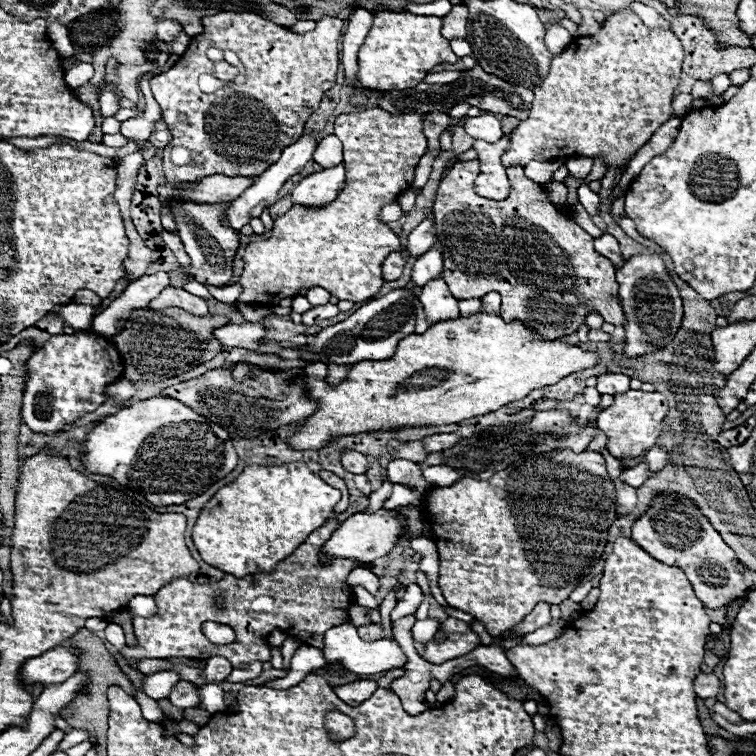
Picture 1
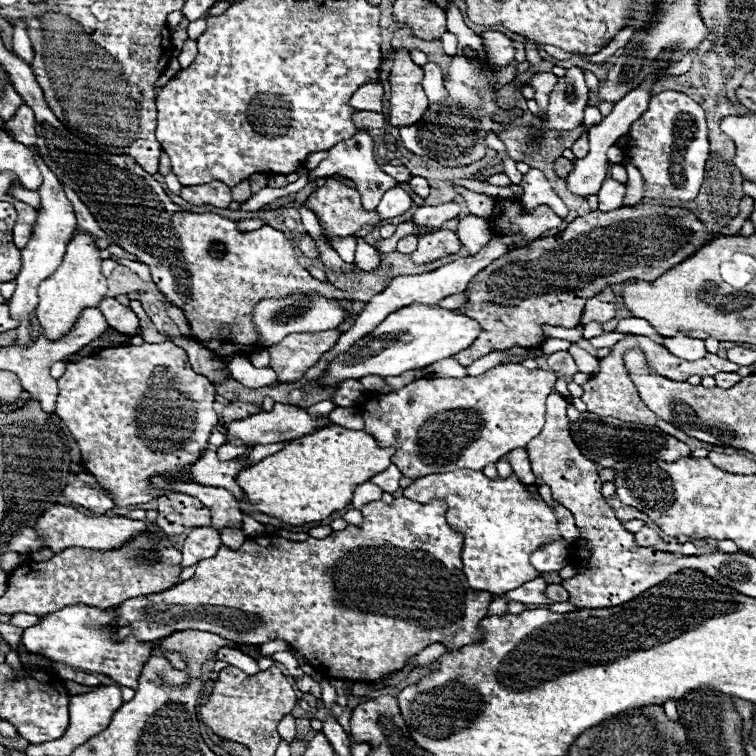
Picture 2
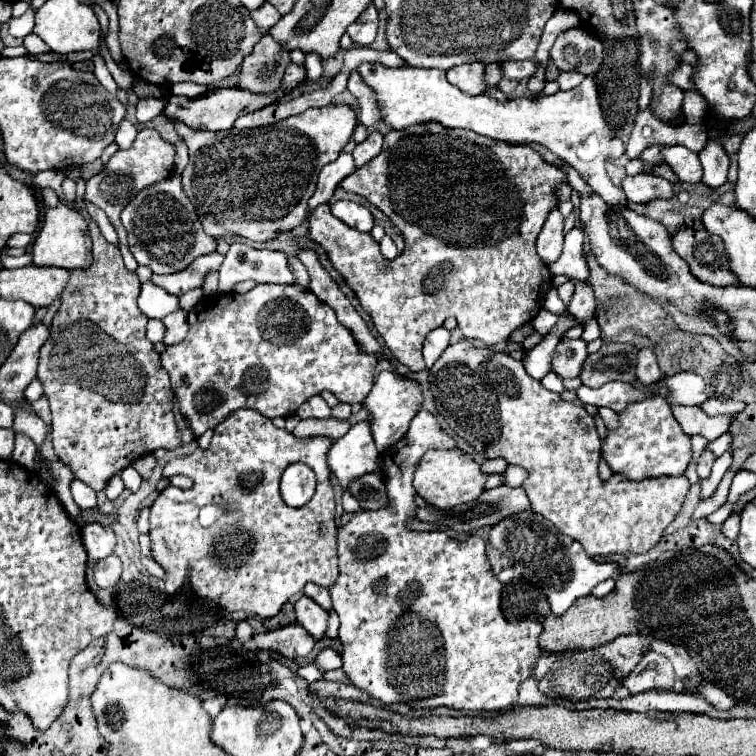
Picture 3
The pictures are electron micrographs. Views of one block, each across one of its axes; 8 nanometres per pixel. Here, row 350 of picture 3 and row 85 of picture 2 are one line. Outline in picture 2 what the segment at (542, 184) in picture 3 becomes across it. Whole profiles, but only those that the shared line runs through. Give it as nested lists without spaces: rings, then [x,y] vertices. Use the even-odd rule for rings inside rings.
[[[398,50],[390,72],[390,126],[410,126],[422,118],[428,98],[422,90],[422,68],[410,60],[410,52]]]

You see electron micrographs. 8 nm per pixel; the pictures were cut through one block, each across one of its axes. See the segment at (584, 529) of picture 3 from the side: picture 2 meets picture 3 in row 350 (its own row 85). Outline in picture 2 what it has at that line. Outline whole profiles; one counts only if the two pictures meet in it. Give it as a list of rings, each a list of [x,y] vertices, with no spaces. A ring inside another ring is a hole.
[[[456,6],[446,8],[448,14],[448,32],[458,36],[458,54],[452,58],[448,66],[448,74],[444,78],[444,86],[448,90],[448,98],[444,102],[432,102],[422,116],[412,126],[400,128],[400,136],[404,146],[418,154],[432,158],[444,166],[468,166],[486,156],[486,146],[484,146],[484,132],[502,132],[504,126],[510,124],[510,118],[516,118],[522,114],[520,108],[504,110],[496,106],[498,92],[494,90],[494,70],[486,70],[486,60],[482,58],[484,46],[482,38],[474,34],[462,20],[462,14]]]

